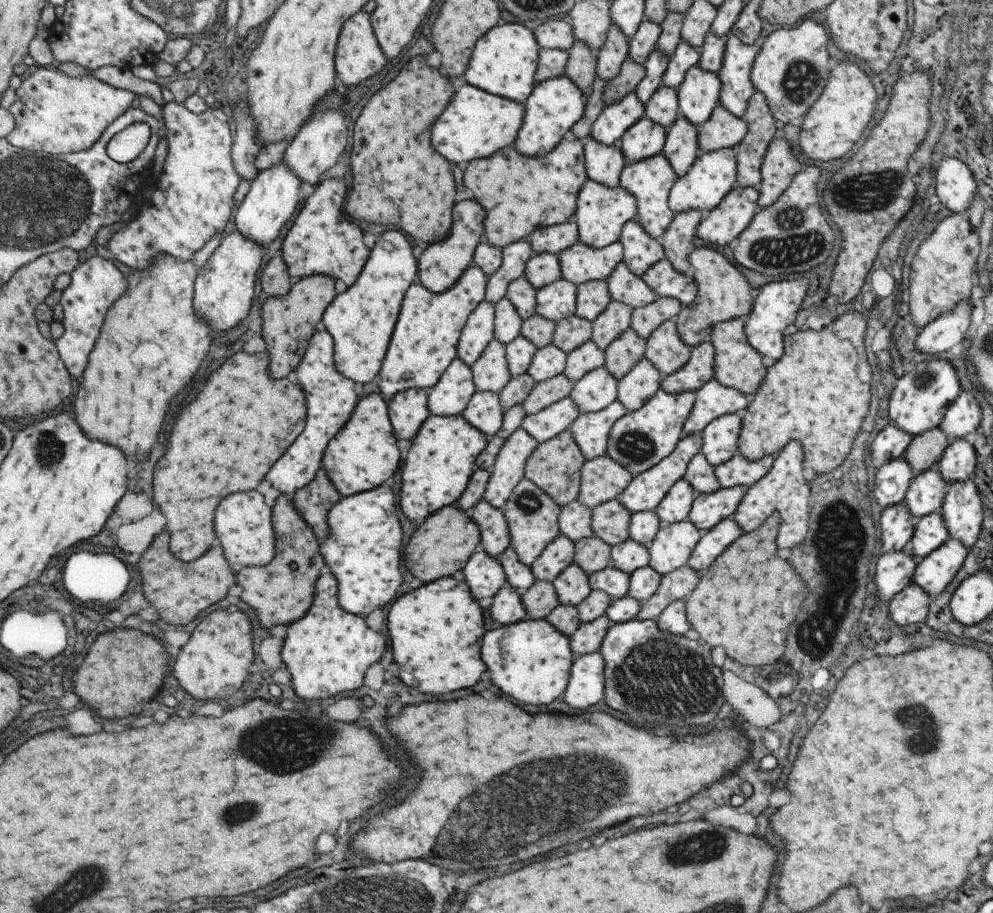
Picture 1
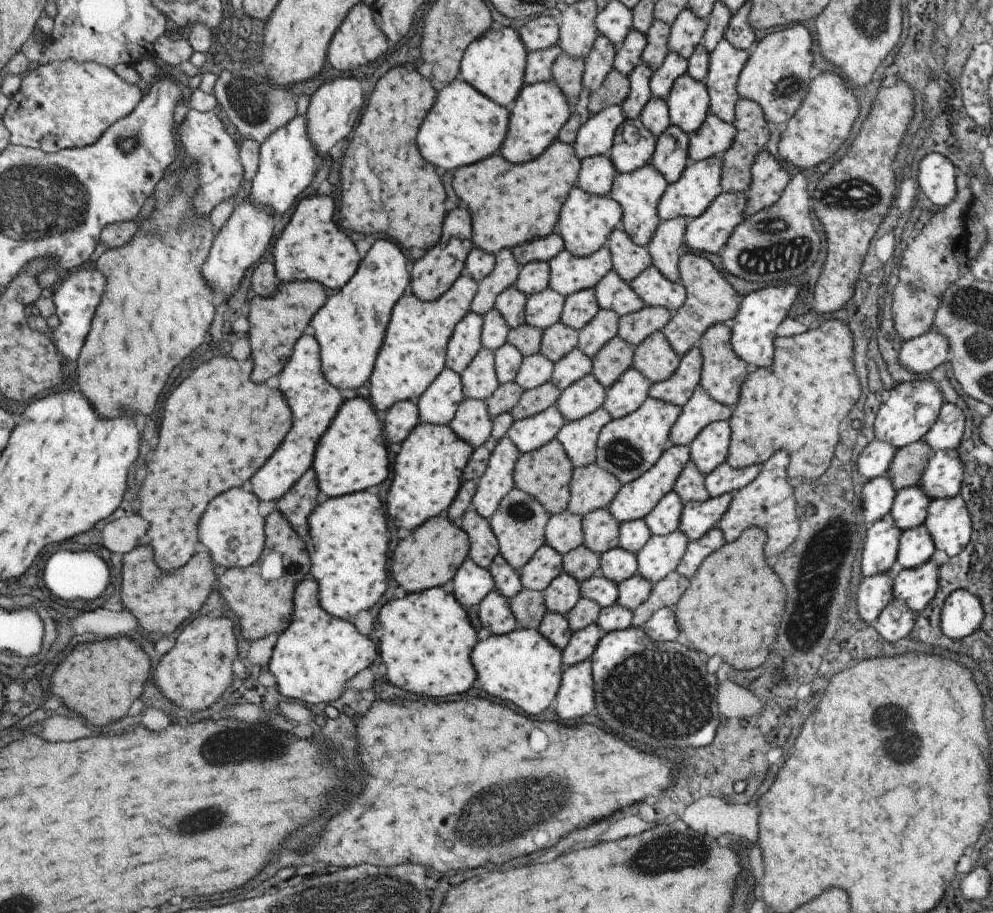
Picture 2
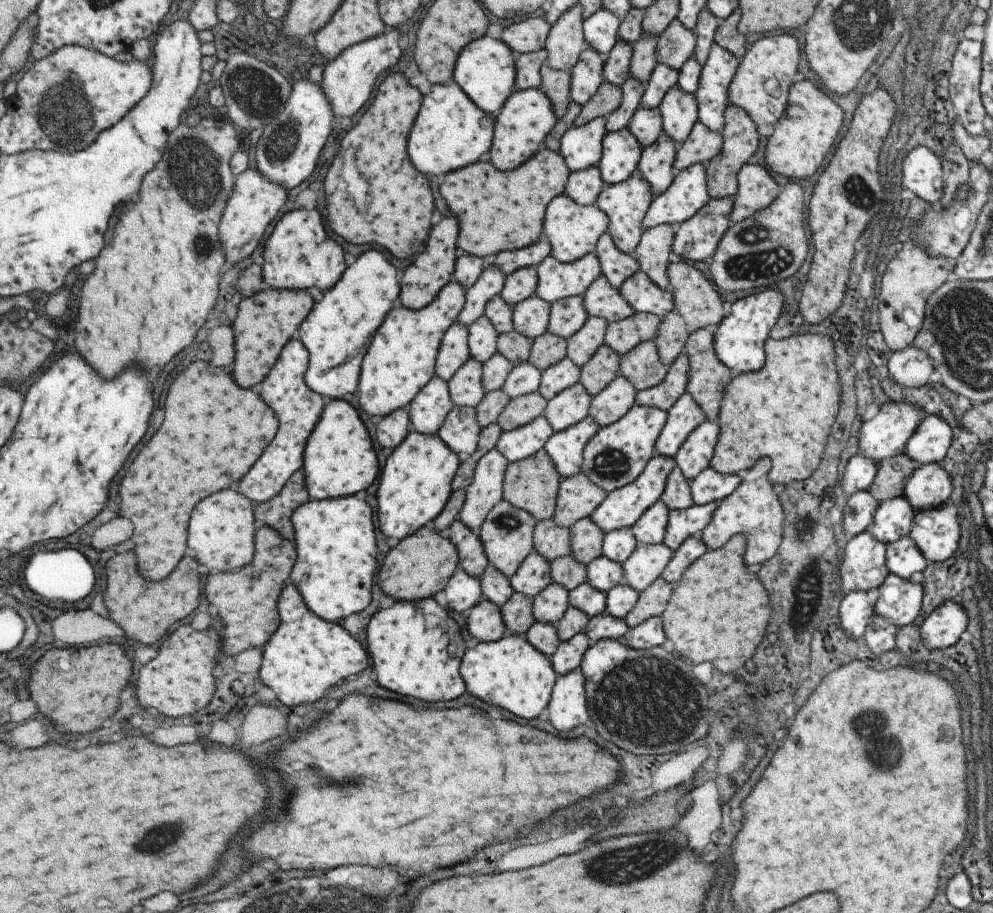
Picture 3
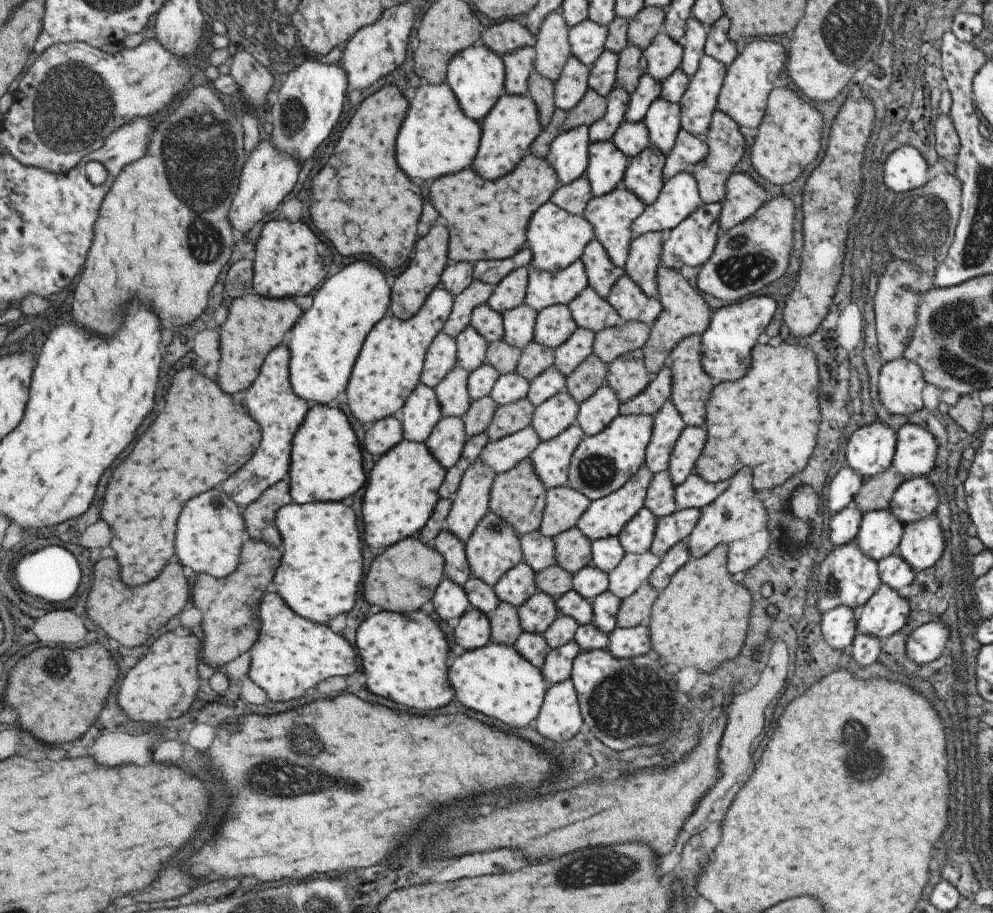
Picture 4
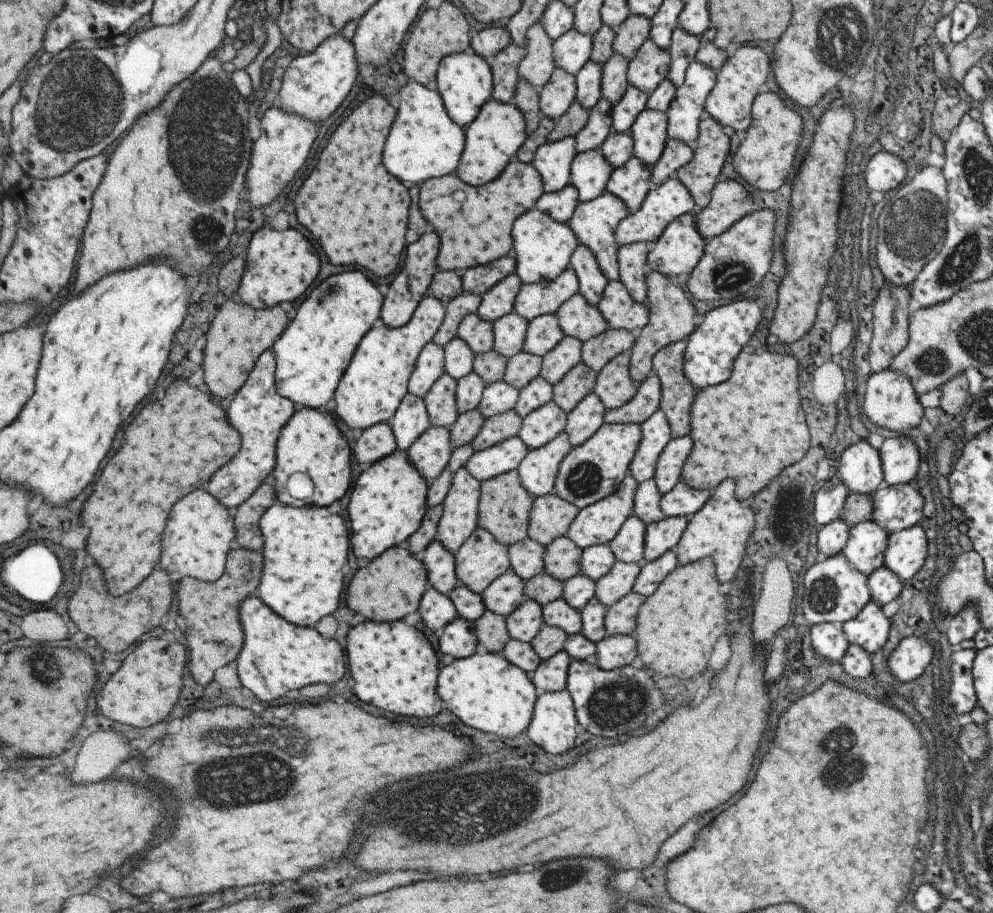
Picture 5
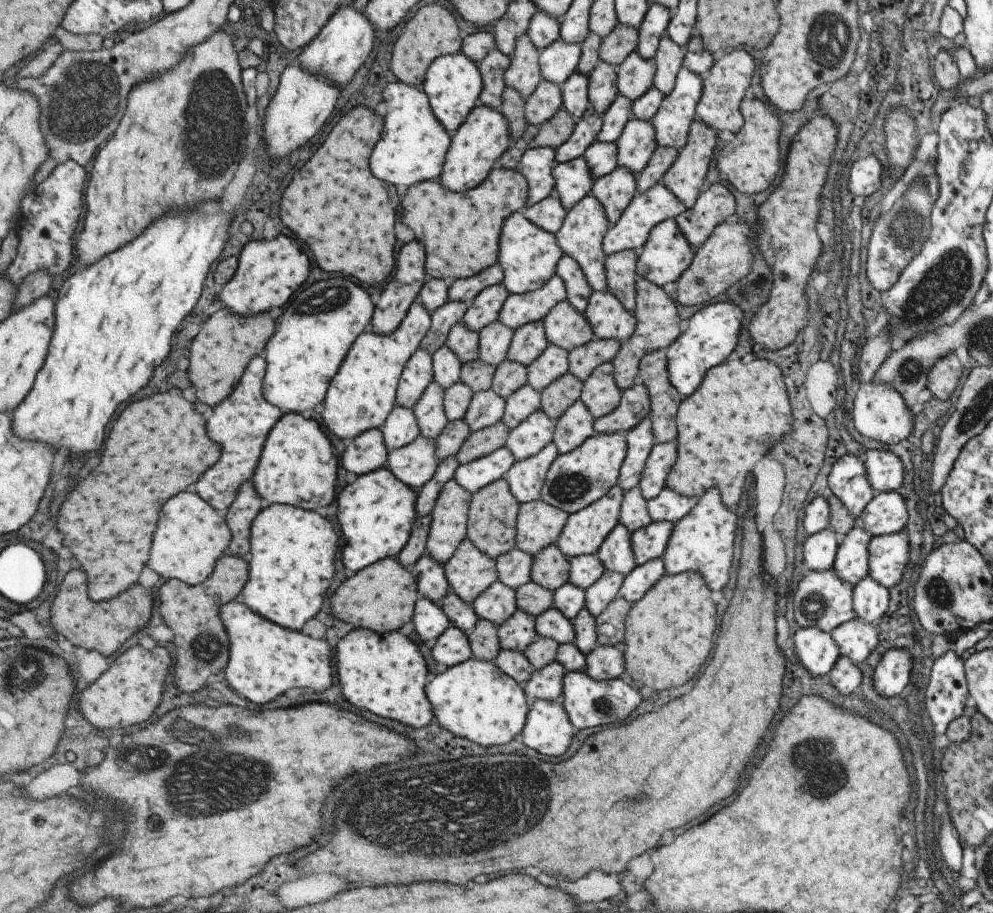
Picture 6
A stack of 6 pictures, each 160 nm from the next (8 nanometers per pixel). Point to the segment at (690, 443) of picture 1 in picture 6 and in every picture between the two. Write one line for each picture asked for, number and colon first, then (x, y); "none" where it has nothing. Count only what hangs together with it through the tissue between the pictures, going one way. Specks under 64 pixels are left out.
2: (633, 500)
3: (621, 507)
4: (606, 516)
5: (597, 523)
6: (584, 530)

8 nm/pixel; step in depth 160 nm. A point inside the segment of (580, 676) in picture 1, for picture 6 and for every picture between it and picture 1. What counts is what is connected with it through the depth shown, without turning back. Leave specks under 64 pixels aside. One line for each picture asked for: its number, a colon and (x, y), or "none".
2: (575, 696)
3: (567, 707)
4: (558, 718)
5: (552, 726)
6: (547, 729)

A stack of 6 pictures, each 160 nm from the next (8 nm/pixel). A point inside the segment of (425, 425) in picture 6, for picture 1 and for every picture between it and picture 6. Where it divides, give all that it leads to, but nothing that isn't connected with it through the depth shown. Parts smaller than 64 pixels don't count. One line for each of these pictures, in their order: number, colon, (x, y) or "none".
1: (490, 372)
2: (479, 380)
3: (465, 389)
4: (451, 393)
5: (439, 401)

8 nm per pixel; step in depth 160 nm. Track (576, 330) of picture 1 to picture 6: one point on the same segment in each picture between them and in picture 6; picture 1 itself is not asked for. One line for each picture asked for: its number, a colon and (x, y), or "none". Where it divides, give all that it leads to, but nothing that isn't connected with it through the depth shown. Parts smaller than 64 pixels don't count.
2: (557, 340)
3: (546, 349)
4: (534, 358)
5: (520, 368)
6: (509, 375)

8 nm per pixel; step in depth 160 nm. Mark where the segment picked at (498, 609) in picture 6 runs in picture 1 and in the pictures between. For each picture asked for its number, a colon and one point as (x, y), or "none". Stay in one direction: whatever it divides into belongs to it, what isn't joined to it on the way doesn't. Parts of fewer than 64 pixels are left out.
1: (558, 554)
2: (545, 564)
3: (533, 575)
4: (517, 584)
5: (505, 593)

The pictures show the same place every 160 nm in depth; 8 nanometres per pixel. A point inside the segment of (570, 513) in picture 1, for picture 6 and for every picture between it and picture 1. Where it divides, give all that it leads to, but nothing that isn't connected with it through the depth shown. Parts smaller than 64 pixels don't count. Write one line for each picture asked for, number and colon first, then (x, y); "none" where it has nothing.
2: (563, 533)
3: (550, 540)
4: (537, 551)
5: (525, 556)
6: (513, 567)

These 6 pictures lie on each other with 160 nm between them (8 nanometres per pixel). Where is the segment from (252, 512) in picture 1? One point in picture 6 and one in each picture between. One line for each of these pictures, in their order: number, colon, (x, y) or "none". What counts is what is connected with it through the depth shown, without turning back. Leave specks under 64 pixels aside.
2: (234, 532)
3: (222, 533)
4: (210, 539)
5: (200, 535)
6: (193, 536)

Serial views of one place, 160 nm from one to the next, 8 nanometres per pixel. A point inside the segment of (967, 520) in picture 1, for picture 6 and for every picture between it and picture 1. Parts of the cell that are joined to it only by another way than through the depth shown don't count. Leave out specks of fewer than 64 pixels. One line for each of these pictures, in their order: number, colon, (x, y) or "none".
2: (947, 520)
3: (935, 532)
4: (921, 544)
5: (906, 551)
6: (888, 554)

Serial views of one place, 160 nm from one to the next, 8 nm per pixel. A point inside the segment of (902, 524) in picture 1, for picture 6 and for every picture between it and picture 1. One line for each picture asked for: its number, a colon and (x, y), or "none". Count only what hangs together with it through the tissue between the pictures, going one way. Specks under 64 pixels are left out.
2: (879, 548)
3: (861, 567)
4: (847, 577)
5: (834, 591)
6: (822, 600)

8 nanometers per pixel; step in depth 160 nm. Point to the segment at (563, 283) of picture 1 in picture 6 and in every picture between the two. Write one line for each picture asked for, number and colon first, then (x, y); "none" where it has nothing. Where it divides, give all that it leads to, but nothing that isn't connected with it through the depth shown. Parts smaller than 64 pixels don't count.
2: (542, 309)
3: (530, 316)
4: (518, 323)
5: (508, 331)
6: (493, 342)

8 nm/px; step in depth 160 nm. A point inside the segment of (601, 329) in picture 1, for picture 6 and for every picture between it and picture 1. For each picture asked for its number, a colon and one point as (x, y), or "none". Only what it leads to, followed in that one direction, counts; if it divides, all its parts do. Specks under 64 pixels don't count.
2: (603, 326)
3: (580, 346)
4: (567, 356)
5: (566, 353)
6: (552, 362)

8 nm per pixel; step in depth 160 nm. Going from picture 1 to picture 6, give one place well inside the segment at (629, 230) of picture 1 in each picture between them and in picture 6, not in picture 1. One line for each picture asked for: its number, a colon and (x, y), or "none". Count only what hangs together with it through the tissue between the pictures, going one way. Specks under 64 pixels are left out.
2: (628, 259)
3: (616, 266)
4: (601, 273)
5: (591, 281)
6: (577, 290)

